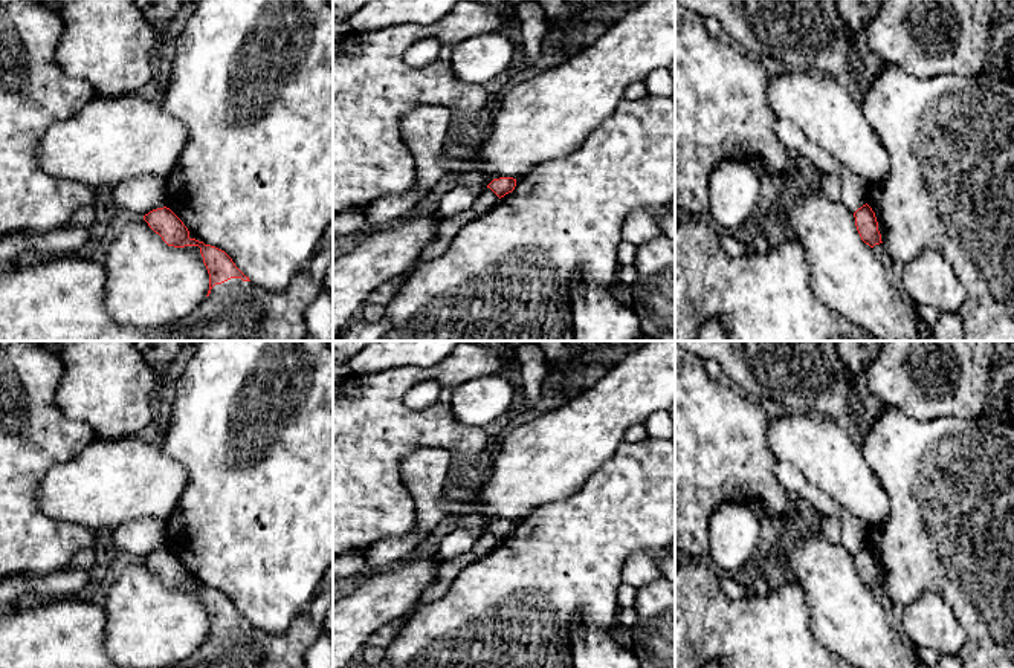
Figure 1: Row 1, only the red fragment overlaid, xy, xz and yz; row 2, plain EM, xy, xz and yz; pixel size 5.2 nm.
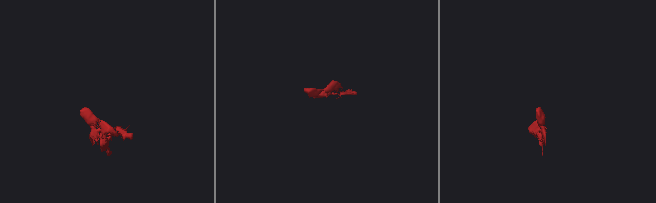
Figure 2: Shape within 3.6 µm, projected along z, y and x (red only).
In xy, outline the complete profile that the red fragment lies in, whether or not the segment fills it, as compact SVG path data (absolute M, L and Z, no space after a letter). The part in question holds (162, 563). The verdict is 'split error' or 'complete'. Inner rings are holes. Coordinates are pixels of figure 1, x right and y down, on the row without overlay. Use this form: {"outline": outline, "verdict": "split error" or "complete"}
{"outline": "M170 550L153 552L144 563L168 589L199 589L209 616L209 633L202 647L170 668L307 668L304 656L324 631L313 624L308 613L299 614L284 634L276 636L252 625L224 593L191 581L188 570Z", "verdict": "split error"}

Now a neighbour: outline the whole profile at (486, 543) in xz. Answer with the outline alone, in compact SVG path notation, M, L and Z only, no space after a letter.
M484 530L476 543L464 553L452 558L441 559L437 572L437 578L418 598L417 605L431 604L443 598L450 589L457 575L472 563L484 558L499 546L499 540L490 532Z

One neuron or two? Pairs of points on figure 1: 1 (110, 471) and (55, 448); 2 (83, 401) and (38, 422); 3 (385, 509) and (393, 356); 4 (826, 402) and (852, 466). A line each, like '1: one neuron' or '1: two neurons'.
1: two neurons
2: two neurons
3: two neurons
4: two neurons

